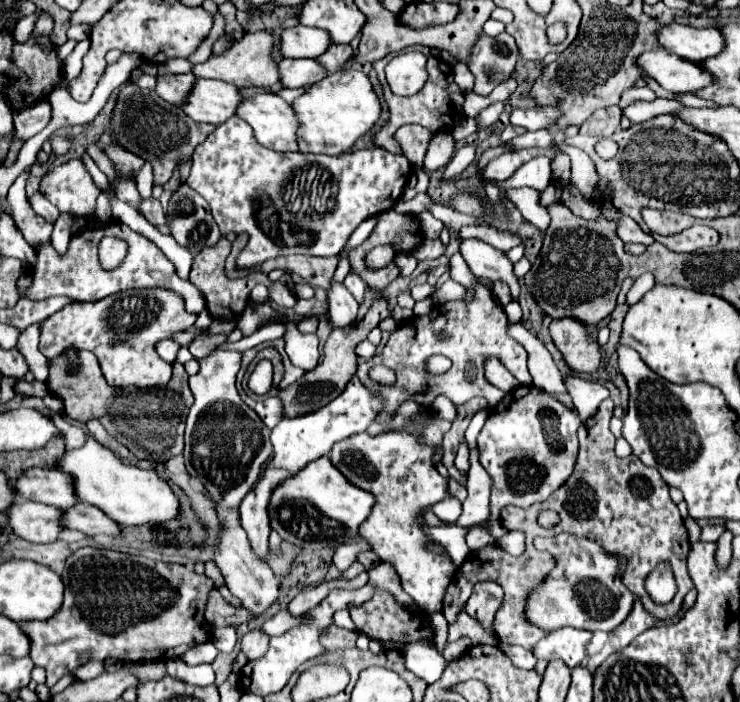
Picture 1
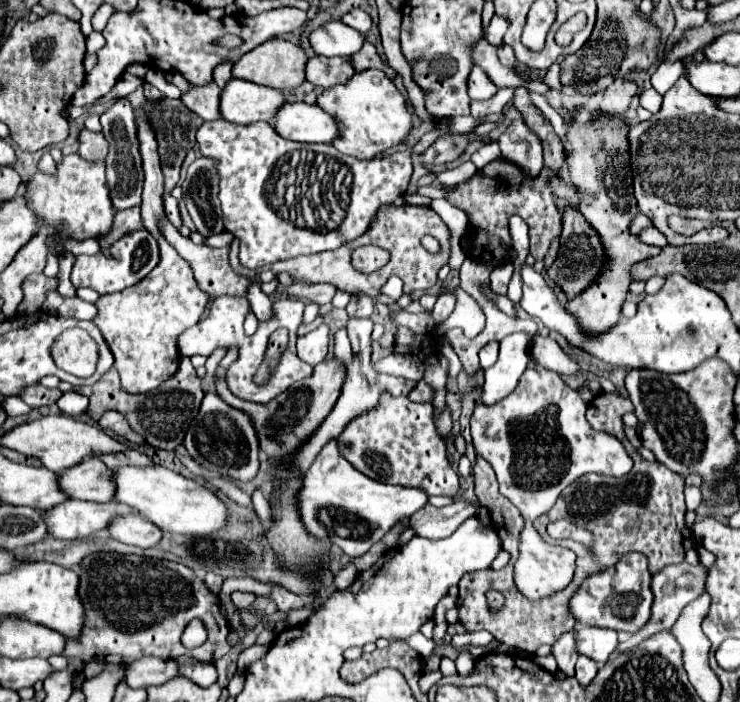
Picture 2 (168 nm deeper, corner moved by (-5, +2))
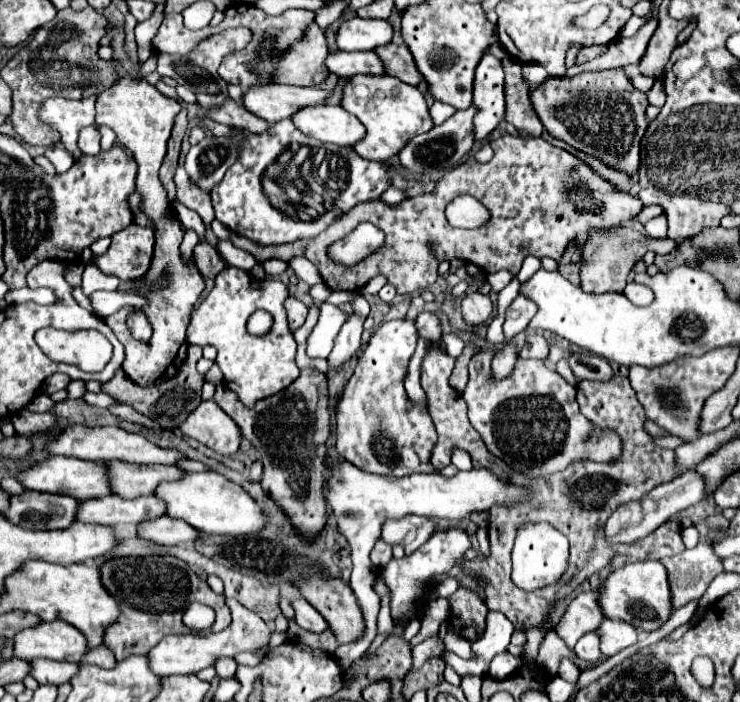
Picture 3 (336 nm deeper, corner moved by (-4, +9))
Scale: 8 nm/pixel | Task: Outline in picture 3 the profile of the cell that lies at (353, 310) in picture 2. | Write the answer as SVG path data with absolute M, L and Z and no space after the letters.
M349 313L345 325L341 327L337 339L335 339L335 347L329 355L329 365L333 367L341 367L361 345L361 333L363 333L363 315L357 313Z

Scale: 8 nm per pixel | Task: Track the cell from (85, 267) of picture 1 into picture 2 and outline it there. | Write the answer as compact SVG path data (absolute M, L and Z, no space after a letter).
M138 230L138 232L132 232L132 234L124 236L122 240L118 240L110 248L110 258L106 258L102 254L76 256L70 280L76 288L88 286L88 288L98 290L100 294L112 294L112 292L120 292L124 288L140 282L156 264L158 264L158 244L156 244L156 240L152 238L152 234L148 230Z

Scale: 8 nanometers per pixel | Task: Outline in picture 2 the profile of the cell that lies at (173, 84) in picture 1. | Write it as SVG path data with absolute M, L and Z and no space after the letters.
M216 84L192 86L182 94L182 102L202 120L220 120L220 88Z

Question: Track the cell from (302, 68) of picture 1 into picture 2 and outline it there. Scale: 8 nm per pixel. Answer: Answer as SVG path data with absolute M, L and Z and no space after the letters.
M314 56L306 64L306 80L322 88L344 84L348 82L348 78L352 78L352 74L354 74L354 66L350 58Z

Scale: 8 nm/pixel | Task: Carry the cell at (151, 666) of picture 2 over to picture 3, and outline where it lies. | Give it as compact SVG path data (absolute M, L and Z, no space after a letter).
M225 597L225 601L229 611L231 611L231 617L233 617L233 621L227 629L223 629L221 633L211 633L211 635L171 635L171 637L161 639L147 653L149 669L159 677L191 675L191 673L197 673L197 671L213 665L217 657L233 657L241 651L251 651L255 647L265 645L269 641L269 635L271 635L269 625L259 615L245 609L237 599Z

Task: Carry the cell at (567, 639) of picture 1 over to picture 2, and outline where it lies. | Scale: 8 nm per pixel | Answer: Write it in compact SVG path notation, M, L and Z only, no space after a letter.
M576 626L576 648L580 654L604 664L608 656L618 646L618 634L614 630L592 628L592 626Z

